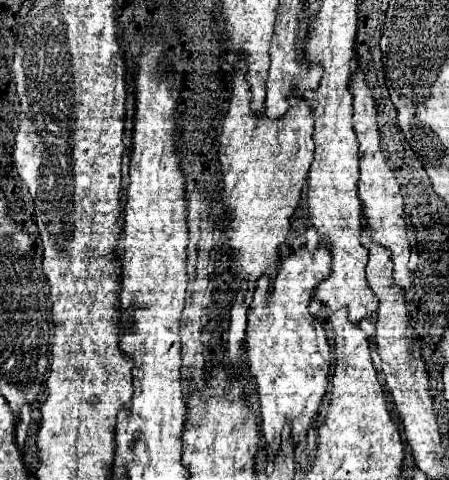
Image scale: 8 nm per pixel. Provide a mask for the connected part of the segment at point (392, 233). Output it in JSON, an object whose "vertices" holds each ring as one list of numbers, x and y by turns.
{"vertices":[[361,68,351,78,349,90,353,94,353,106,355,106,355,134,359,140,359,198,365,206,365,218,371,228,371,236,375,242,391,250,391,260,393,260,393,278,399,282,399,286,405,288,407,296,411,292,411,282,413,282,413,272,409,270,409,258,411,258,411,248,409,248,409,238,407,238,407,224,403,218,403,196,399,192,399,182,393,176,381,146,379,146,379,128,377,128,377,110,375,102,371,96,371,88,365,82,365,74]]}

